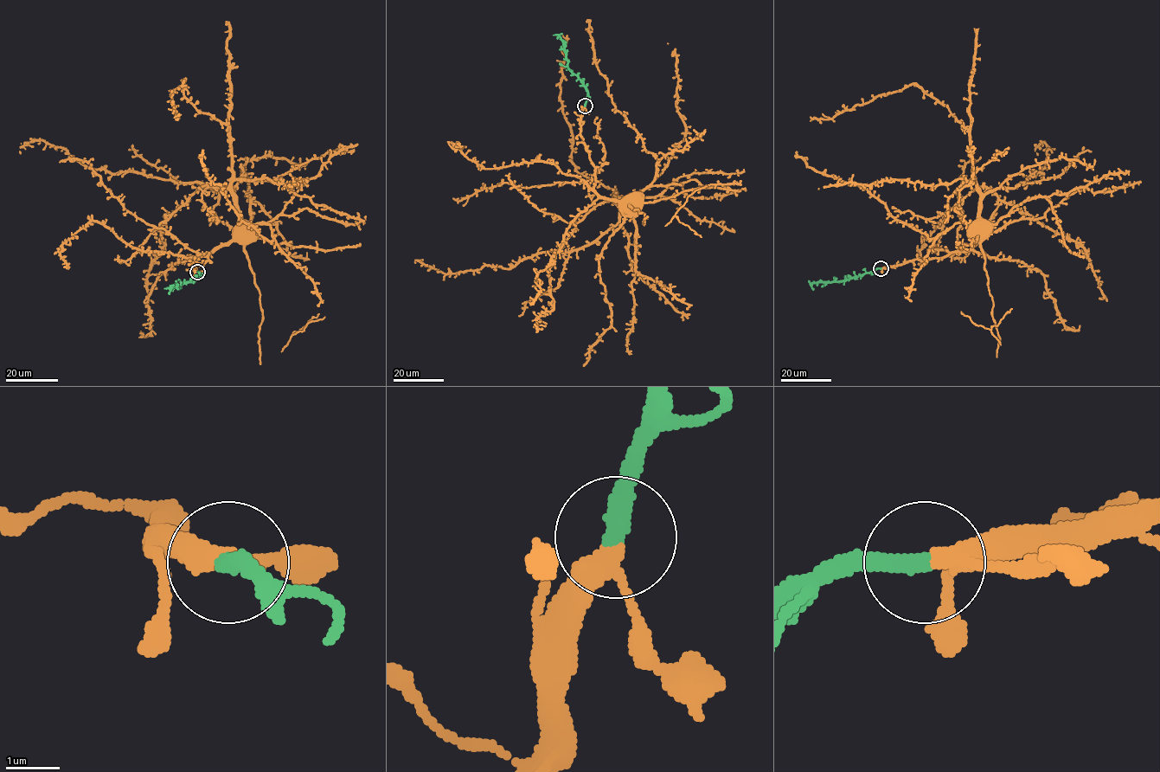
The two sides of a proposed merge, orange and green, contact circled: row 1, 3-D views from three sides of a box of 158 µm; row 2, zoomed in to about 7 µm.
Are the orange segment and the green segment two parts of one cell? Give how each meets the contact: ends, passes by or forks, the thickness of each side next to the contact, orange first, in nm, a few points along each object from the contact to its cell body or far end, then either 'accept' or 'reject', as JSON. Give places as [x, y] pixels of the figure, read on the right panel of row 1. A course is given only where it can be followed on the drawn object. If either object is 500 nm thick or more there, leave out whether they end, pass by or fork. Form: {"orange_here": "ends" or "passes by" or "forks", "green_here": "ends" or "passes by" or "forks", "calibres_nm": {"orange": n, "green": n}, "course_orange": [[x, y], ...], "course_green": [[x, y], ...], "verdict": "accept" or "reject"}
{"orange_here": "passes by", "green_here": "ends", "calibres_nm": {"orange": 320, "green": 400}, "course_orange": [[881, 268], [967, 251], [974, 243], [980, 196], [970, 131], [915, 85], [810, 121]], "course_green": [[881, 268], [842, 280], [810, 285]], "verdict": "accept"}

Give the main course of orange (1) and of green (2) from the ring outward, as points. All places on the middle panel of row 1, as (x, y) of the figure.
1: (585, 106), (580, 137), (593, 189), (622, 205), (572, 161), (573, 134), (560, 99), (562, 35)
2: (585, 106), (587, 90), (568, 67), (564, 42), (553, 35)

